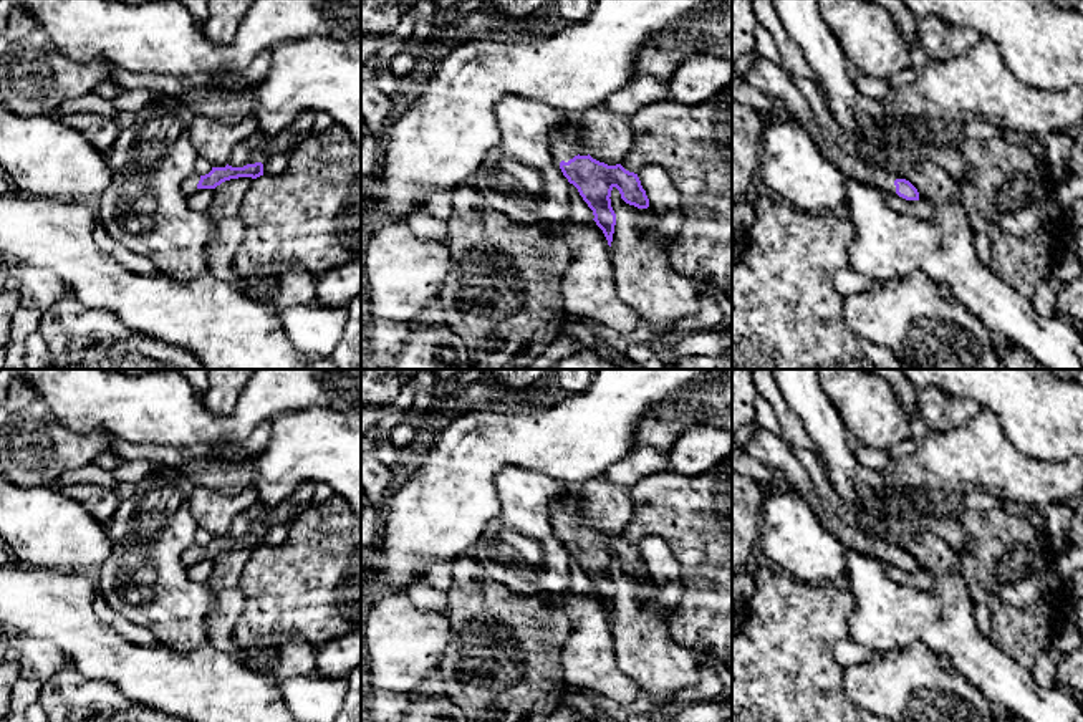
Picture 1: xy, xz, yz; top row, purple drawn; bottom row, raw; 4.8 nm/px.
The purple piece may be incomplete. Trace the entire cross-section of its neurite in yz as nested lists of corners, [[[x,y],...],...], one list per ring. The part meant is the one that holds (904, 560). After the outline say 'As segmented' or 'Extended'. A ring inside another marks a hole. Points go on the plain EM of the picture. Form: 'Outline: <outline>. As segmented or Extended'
Outline: [[[758,427],[744,449],[772,469],[787,489],[795,490],[813,508],[825,528],[830,530],[846,550],[878,558],[884,563],[896,563],[906,571],[919,571],[919,563],[909,551],[894,550],[843,522],[836,515],[833,505],[818,493],[810,474],[783,437]]]. Extended

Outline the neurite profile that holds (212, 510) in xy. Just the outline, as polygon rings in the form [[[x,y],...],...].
[[[194,485],[187,495],[197,527],[207,530],[212,538],[225,538],[233,518],[255,502],[258,498],[253,487],[245,487],[237,495],[227,495],[204,485]]]

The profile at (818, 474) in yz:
[[[792,449],[792,450],[810,474],[818,493],[833,505],[836,515],[843,522],[863,530],[866,535],[874,538],[871,527],[858,513],[848,510],[843,505],[843,502],[836,497],[831,482],[828,479],[828,472],[821,465],[820,459],[808,449]]]

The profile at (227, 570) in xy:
[[[238,548],[222,553],[214,560],[214,570],[207,580],[207,586],[214,594],[240,583],[243,568],[252,555],[252,548]]]

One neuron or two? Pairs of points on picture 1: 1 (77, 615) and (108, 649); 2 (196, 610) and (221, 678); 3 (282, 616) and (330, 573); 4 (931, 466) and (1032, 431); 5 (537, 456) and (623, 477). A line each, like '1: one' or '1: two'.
1: one
2: two
3: one
4: two
5: two

